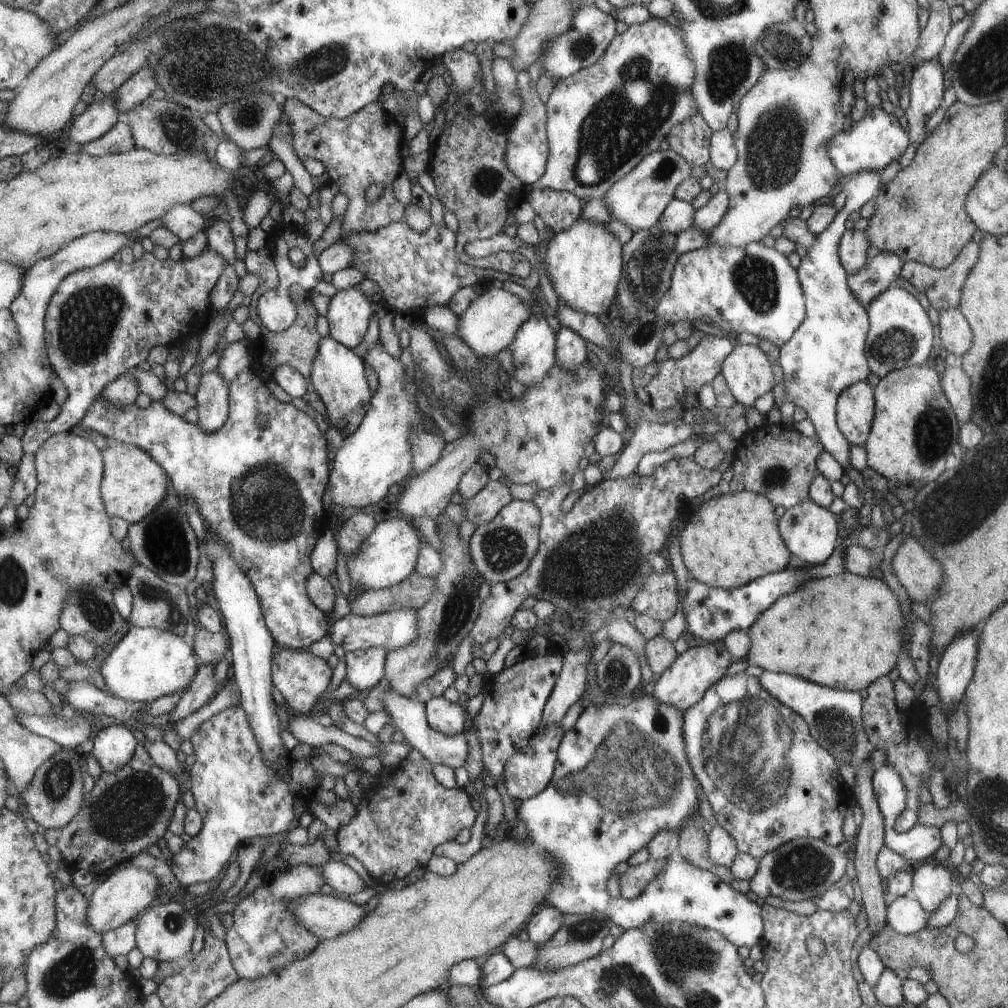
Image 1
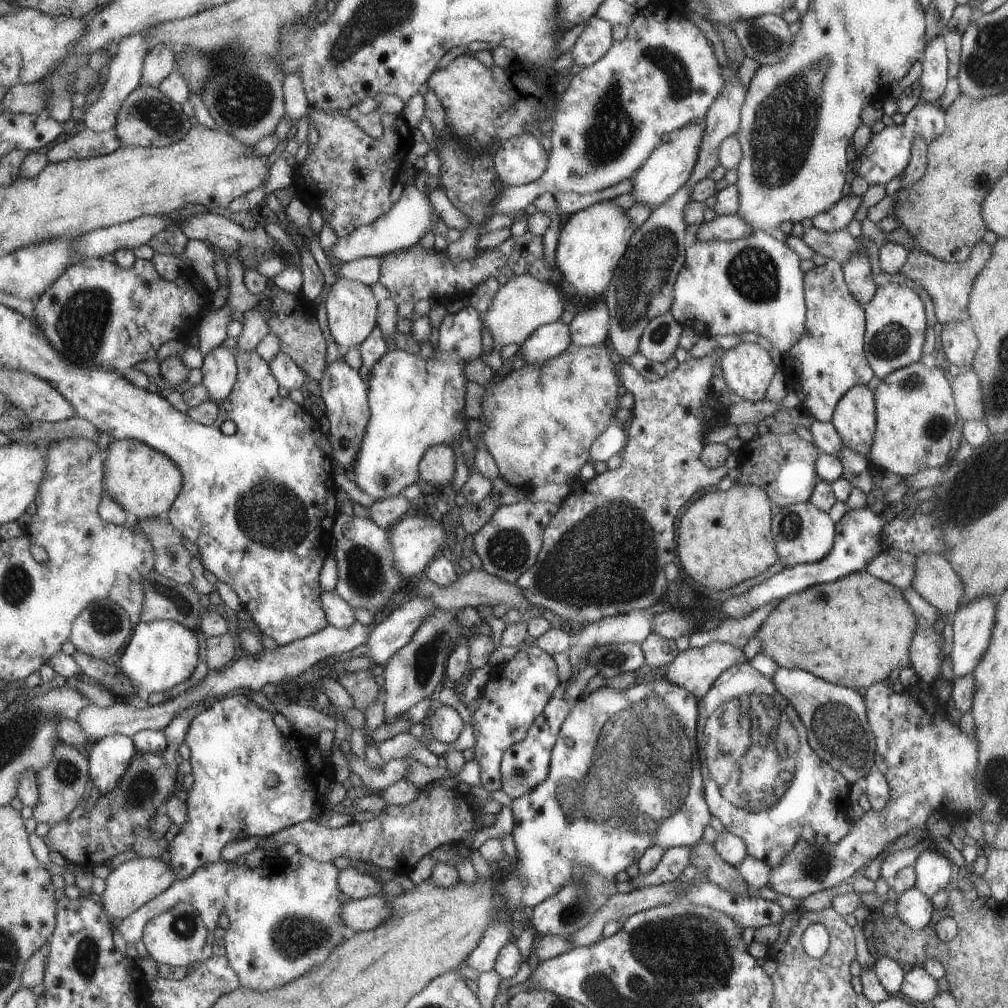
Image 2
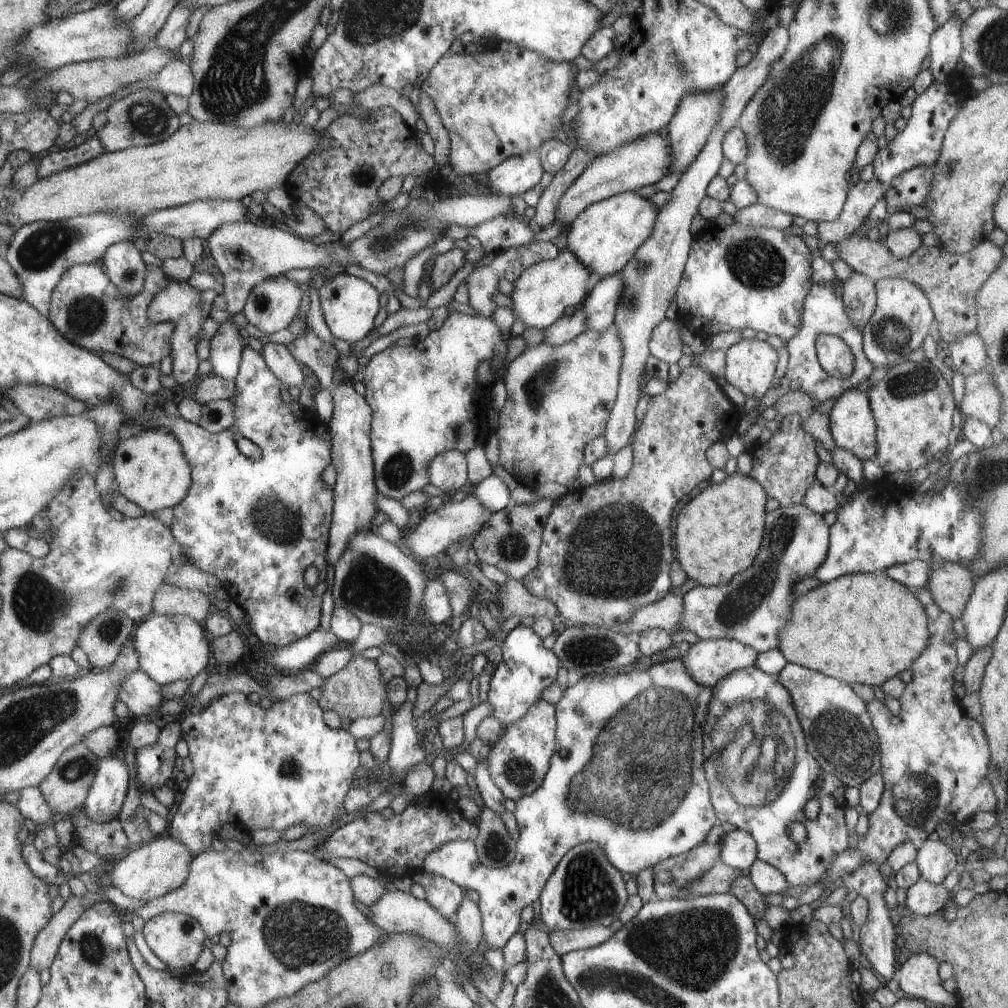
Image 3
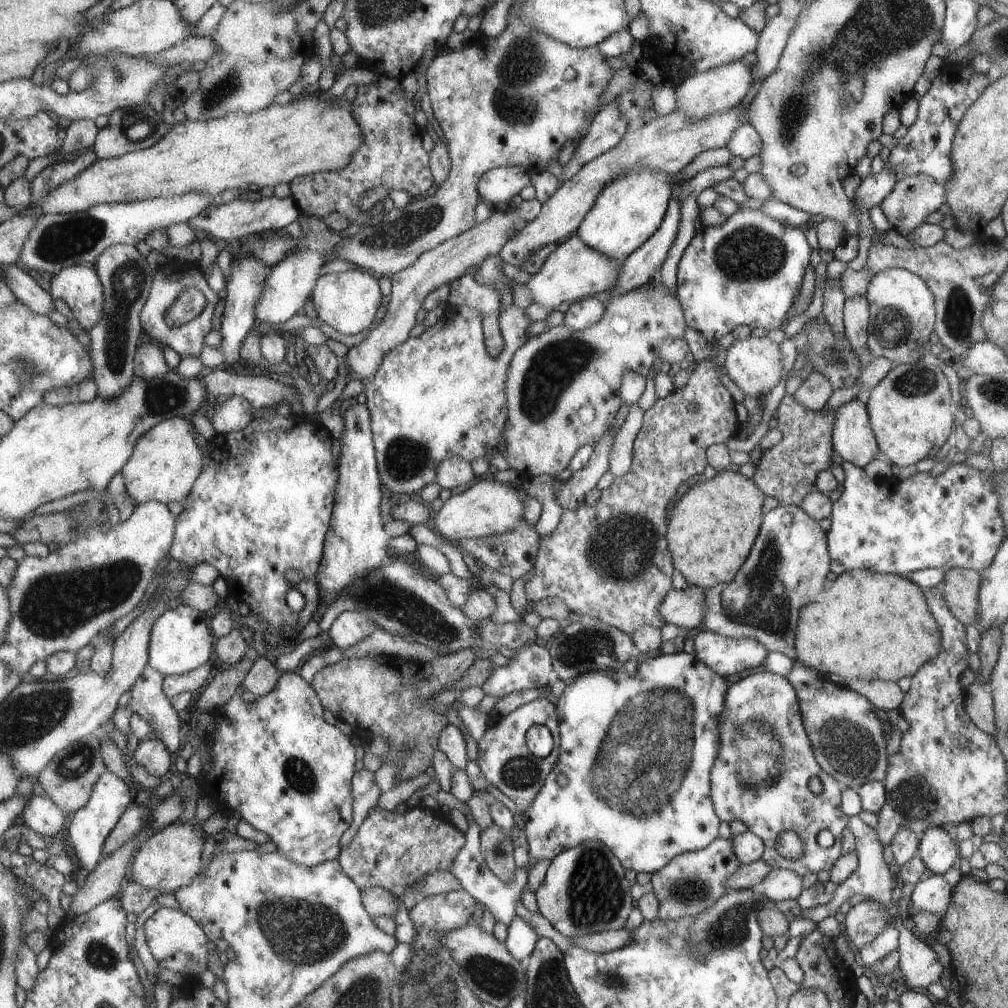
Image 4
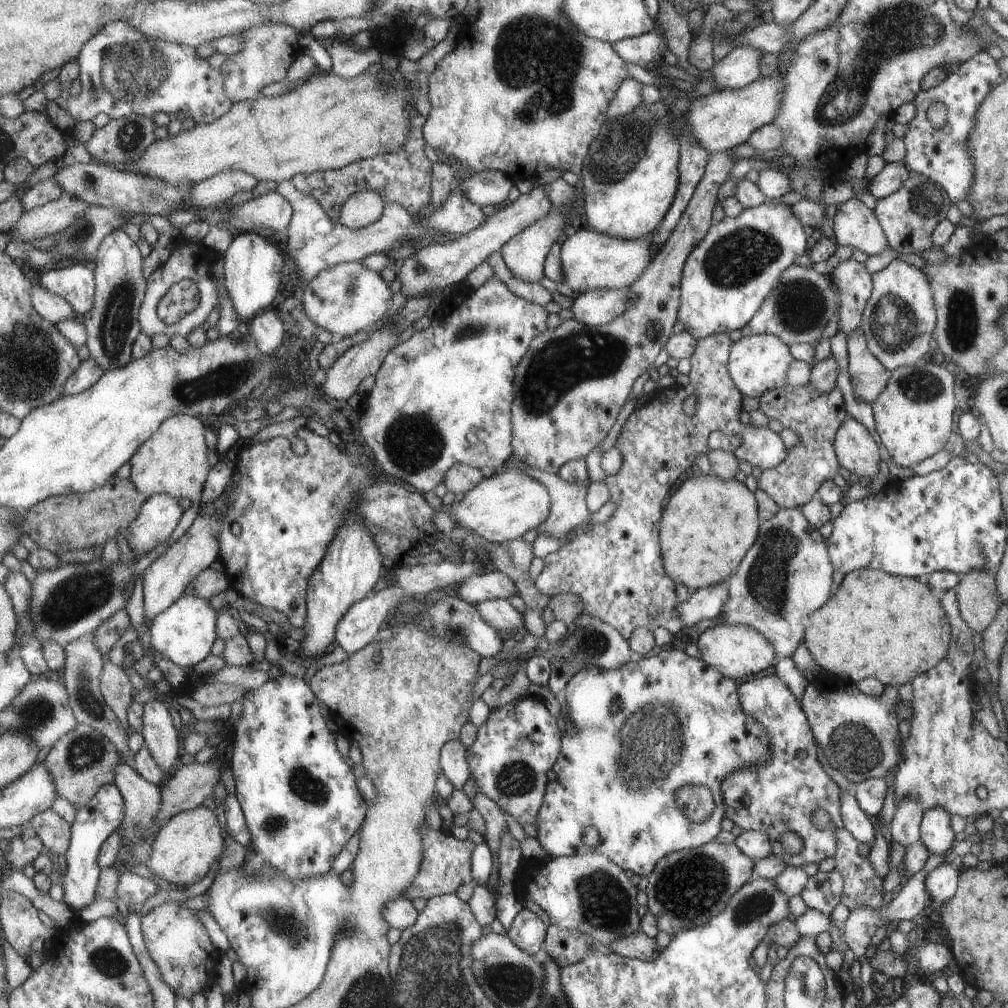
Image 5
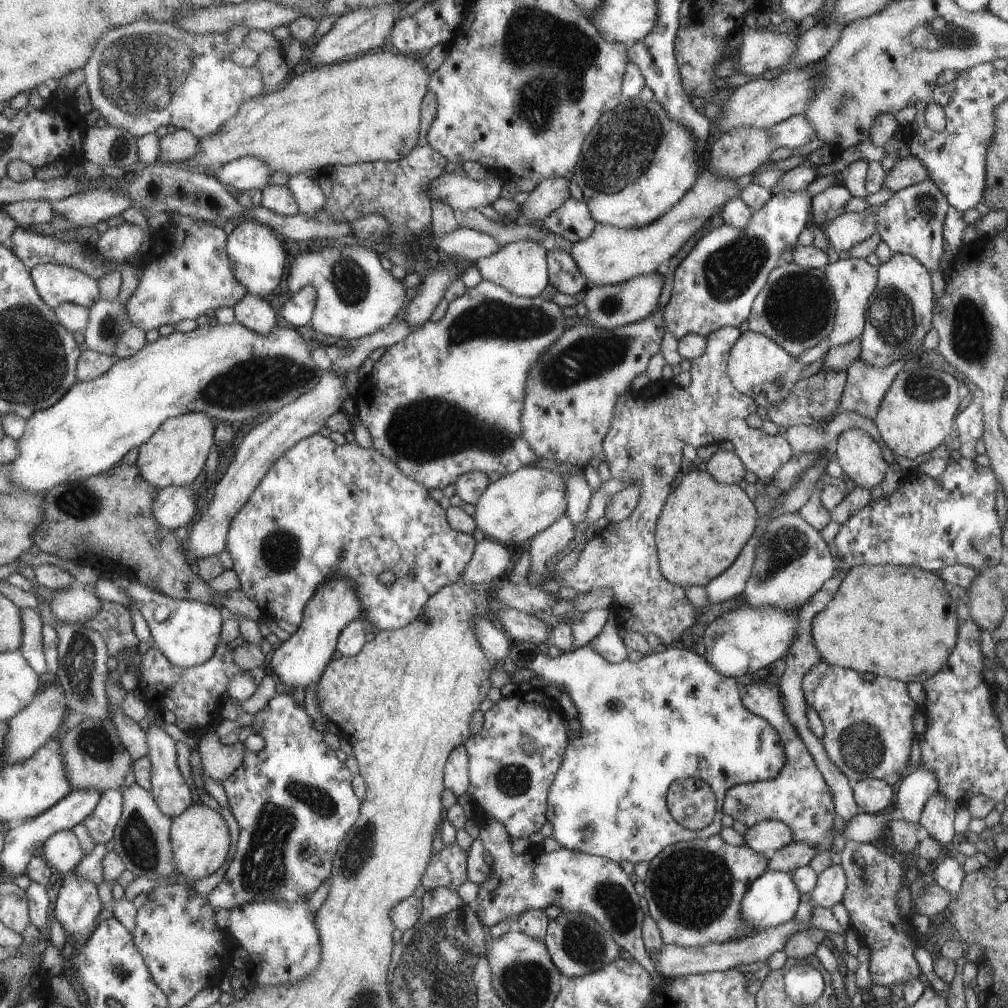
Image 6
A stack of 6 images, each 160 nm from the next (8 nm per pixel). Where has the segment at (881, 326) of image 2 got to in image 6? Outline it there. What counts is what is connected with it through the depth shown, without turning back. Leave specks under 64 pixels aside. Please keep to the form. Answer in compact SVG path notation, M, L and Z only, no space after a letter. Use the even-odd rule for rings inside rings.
M892 253L890 258L877 266L875 288L865 307L864 329L860 334L860 353L857 359L872 367L884 367L901 358L906 352L918 349L921 338L931 328L931 278L925 267L911 255Z

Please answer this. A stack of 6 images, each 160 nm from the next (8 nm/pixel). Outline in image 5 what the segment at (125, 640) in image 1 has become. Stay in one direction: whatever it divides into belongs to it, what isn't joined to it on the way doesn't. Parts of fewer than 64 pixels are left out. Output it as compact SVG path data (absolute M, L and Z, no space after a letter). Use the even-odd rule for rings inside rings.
M188 592L179 598L179 601L175 602L169 610L153 618L150 628L150 644L163 658L167 658L183 670L190 671L212 654L215 642L218 640L217 622L217 610L210 602Z

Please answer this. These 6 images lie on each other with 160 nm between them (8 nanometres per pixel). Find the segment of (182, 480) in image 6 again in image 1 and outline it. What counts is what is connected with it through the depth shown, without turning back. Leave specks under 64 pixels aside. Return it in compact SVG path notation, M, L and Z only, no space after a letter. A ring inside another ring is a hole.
M118 443L103 451L103 457L101 496L111 519L123 518L130 524L136 524L162 505L170 490L170 477L163 466L145 450L131 444Z

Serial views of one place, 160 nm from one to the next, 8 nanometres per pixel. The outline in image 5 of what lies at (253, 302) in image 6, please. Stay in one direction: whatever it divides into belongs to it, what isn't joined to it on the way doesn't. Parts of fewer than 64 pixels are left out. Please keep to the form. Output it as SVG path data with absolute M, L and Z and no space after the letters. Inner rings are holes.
M275 309L260 313L251 321L250 337L263 354L273 356L281 352L279 346L285 338L285 326Z

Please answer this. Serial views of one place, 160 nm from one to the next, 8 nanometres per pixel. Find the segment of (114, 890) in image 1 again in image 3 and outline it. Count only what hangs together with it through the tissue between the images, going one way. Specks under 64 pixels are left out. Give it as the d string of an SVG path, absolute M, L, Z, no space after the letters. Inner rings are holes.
M168 831L151 842L135 846L127 856L121 856L108 876L108 883L128 897L147 903L183 886L188 879L194 857L191 850Z

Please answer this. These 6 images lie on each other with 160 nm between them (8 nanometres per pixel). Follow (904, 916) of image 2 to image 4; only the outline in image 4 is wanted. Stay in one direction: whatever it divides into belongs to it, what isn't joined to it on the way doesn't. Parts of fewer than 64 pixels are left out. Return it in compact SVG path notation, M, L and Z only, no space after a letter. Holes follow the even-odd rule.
M932 874L915 884L910 899L915 909L943 915L952 899L952 886L943 875Z

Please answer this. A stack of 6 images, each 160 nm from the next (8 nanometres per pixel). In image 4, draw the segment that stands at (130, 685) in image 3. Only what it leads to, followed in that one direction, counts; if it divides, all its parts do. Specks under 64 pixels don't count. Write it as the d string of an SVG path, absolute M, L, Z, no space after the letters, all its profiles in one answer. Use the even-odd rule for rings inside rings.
M151 664L143 671L139 680L131 690L130 706L135 713L139 713L152 726L157 739L161 739L165 746L172 752L173 756L177 756L183 746L183 738L181 738L181 722L179 722L179 712L173 708L170 696L167 696L164 686L164 674L153 668Z

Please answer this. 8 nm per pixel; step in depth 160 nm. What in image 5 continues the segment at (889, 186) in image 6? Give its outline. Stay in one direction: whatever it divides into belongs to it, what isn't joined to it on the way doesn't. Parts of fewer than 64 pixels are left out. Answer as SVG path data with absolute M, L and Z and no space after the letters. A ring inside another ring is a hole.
M901 161L889 162L868 182L867 192L875 198L875 201L886 198L889 194L895 193L907 178L910 178L910 172Z

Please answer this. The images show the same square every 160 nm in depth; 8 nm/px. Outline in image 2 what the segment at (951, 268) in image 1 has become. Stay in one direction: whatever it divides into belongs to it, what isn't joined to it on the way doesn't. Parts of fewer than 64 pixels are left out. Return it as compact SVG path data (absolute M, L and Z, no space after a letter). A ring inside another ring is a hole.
M984 241L978 242L970 250L970 256L965 260L961 262L941 262L938 258L931 258L930 254L925 254L919 248L913 248L913 250L908 250L907 260L900 272L927 292L933 304L935 318L941 325L951 321L967 322L969 316L967 314L967 298L971 285L975 276L983 270L985 262L989 260L992 249Z

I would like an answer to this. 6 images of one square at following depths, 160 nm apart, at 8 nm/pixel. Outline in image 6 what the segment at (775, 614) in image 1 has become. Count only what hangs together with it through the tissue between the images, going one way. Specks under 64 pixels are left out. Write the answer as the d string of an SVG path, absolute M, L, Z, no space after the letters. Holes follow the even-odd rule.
M855 565L844 574L843 580L831 600L811 619L810 636L814 640L815 648L822 661L857 671L860 675L871 673L874 677L887 677L904 683L922 683L946 664L947 657L954 650L955 643L958 640L958 638L955 638L955 636L958 636L958 614L955 614L955 605L953 600L949 598L947 590L945 590L945 583L939 574L913 565L902 567L893 565Z

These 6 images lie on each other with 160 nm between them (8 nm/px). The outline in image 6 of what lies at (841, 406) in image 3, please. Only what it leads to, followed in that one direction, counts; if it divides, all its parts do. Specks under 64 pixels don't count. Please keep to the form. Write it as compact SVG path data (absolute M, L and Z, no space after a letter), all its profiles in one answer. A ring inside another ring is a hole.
M848 429L838 433L833 444L833 459L849 480L867 489L879 484L887 470L879 446L861 429Z

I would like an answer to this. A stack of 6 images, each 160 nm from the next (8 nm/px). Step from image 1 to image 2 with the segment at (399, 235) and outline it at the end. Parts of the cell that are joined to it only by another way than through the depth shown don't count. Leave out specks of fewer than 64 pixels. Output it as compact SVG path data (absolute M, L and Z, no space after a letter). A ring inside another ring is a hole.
M525 232L523 236L509 236L505 242L499 246L479 250L478 254L471 259L461 259L455 261L443 250L433 249L433 253L426 253L419 244L409 246L409 252L405 254L393 254L393 252L383 255L383 260L379 264L379 283L389 292L389 299L395 304L408 302L415 303L420 299L434 299L443 304L443 298L449 294L465 294L471 292L473 286L481 282L481 278L497 278L501 274L508 279L512 277L529 274L531 278L543 281L559 283L562 281L561 274L557 266L545 264L543 260L543 246L540 238L535 238L531 232Z

